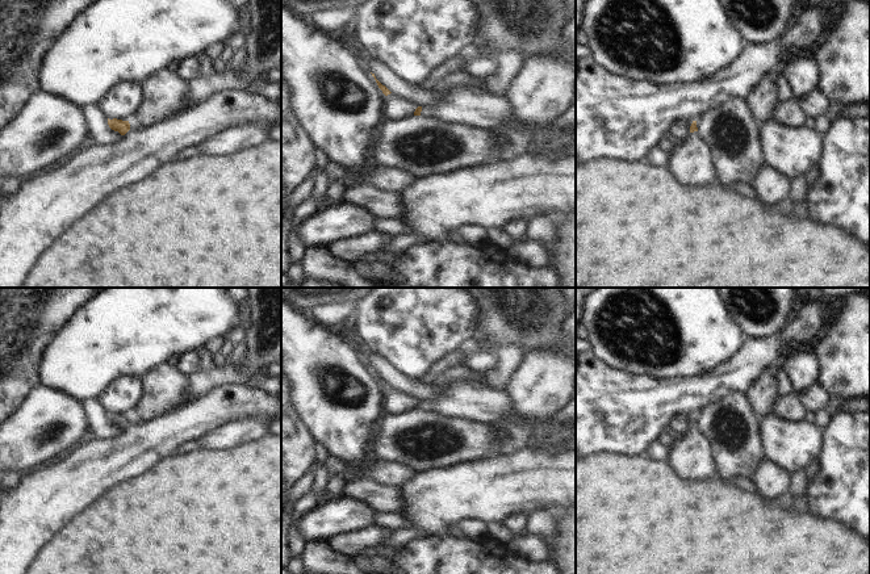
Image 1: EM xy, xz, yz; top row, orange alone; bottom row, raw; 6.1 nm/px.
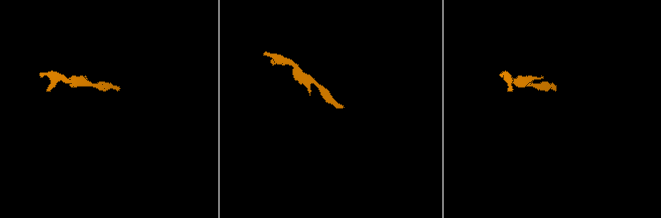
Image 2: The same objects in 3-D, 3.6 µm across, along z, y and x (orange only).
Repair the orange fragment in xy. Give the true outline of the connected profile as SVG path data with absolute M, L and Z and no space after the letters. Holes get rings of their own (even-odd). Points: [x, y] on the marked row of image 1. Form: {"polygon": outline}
{"polygon": "M225 89L147 129L131 129L129 121L108 118L109 127L122 135L116 144L89 144L58 171L24 180L14 196L0 201L0 288L22 288L42 254L106 197L173 162L187 147L246 123L276 126L281 123L281 109L259 92Z"}

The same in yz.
{"polygon": "M697 121L690 126L690 134L669 152L669 168L674 177L686 185L716 183L710 148L698 133Z"}

